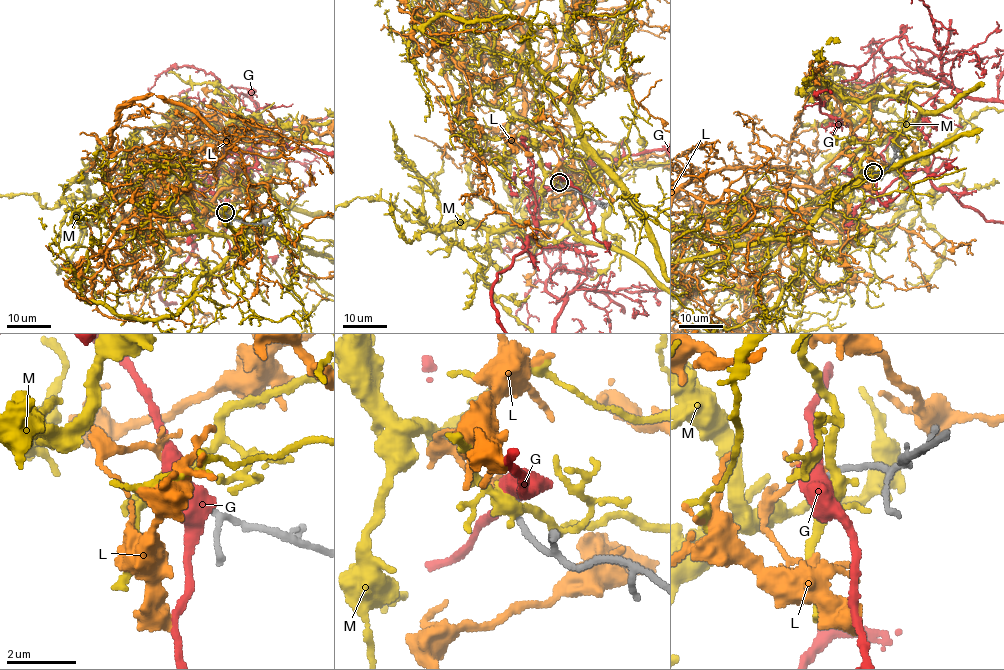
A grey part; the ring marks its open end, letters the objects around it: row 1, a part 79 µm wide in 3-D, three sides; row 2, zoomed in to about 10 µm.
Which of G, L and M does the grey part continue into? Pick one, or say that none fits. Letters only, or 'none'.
L

